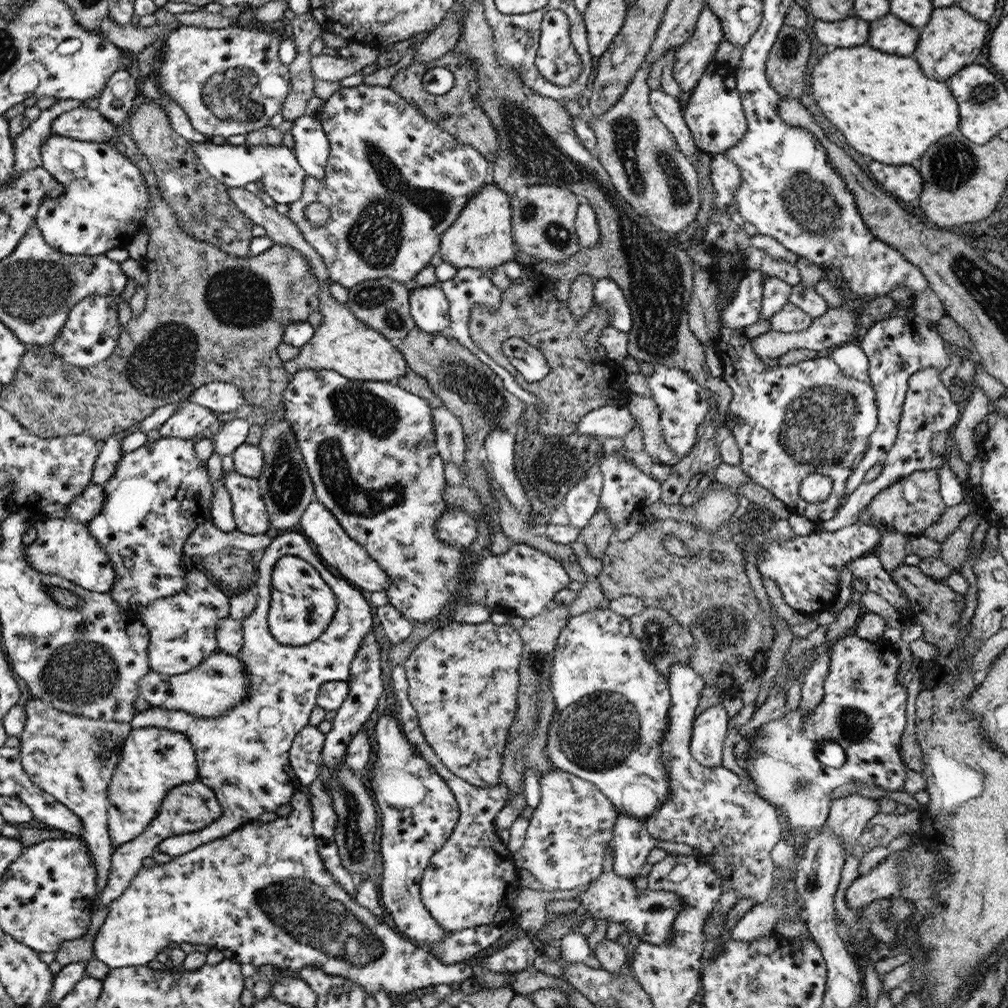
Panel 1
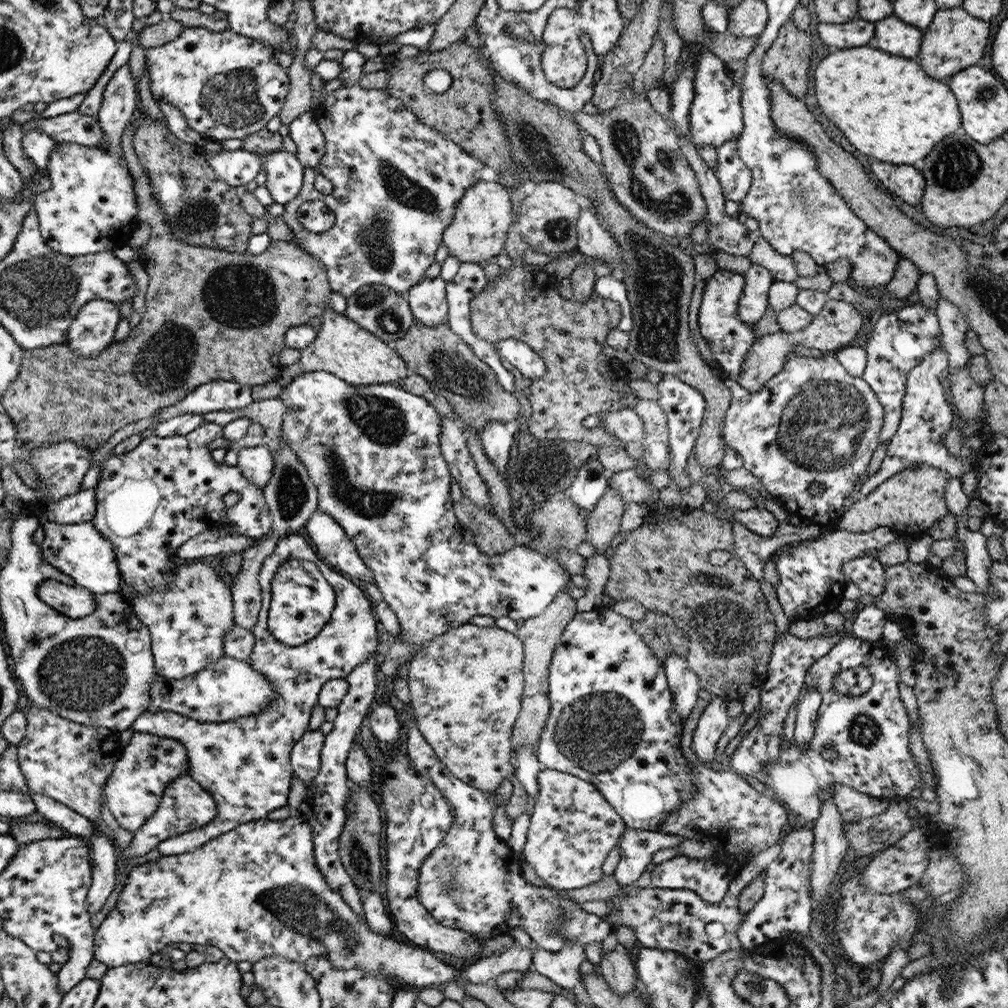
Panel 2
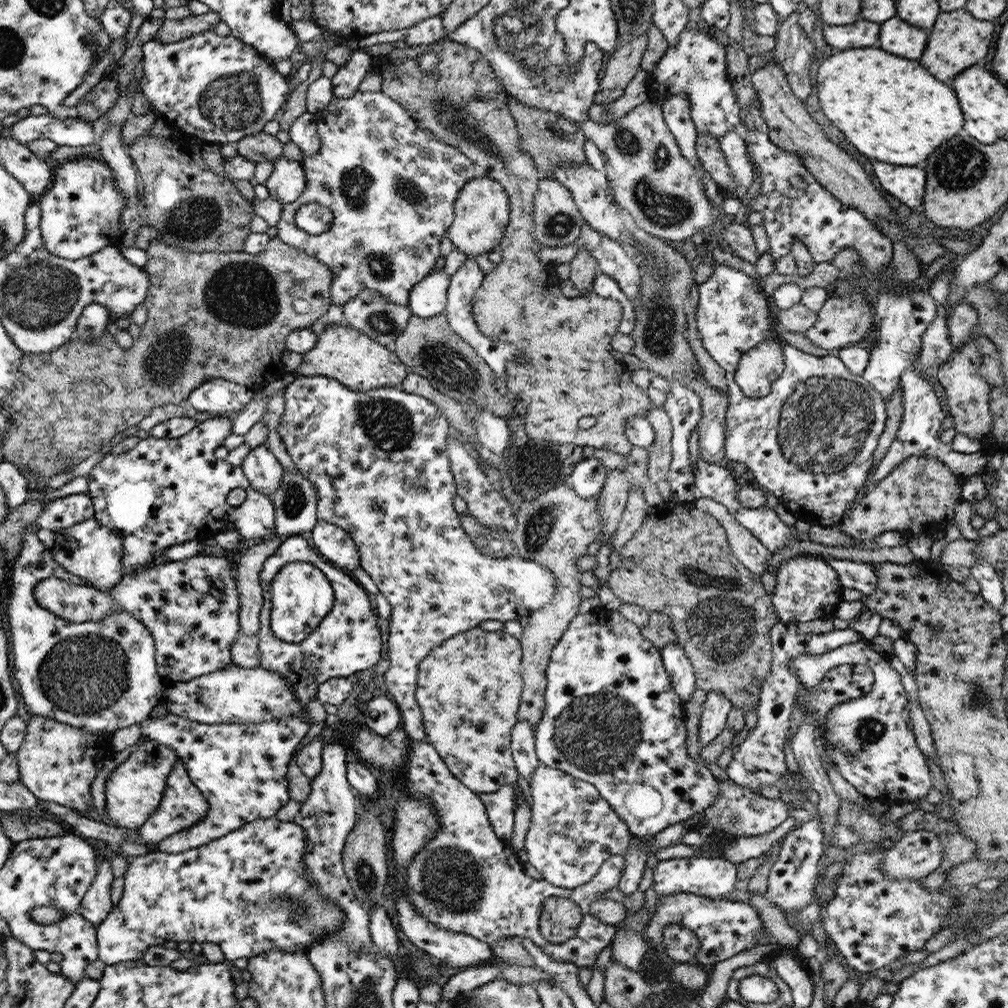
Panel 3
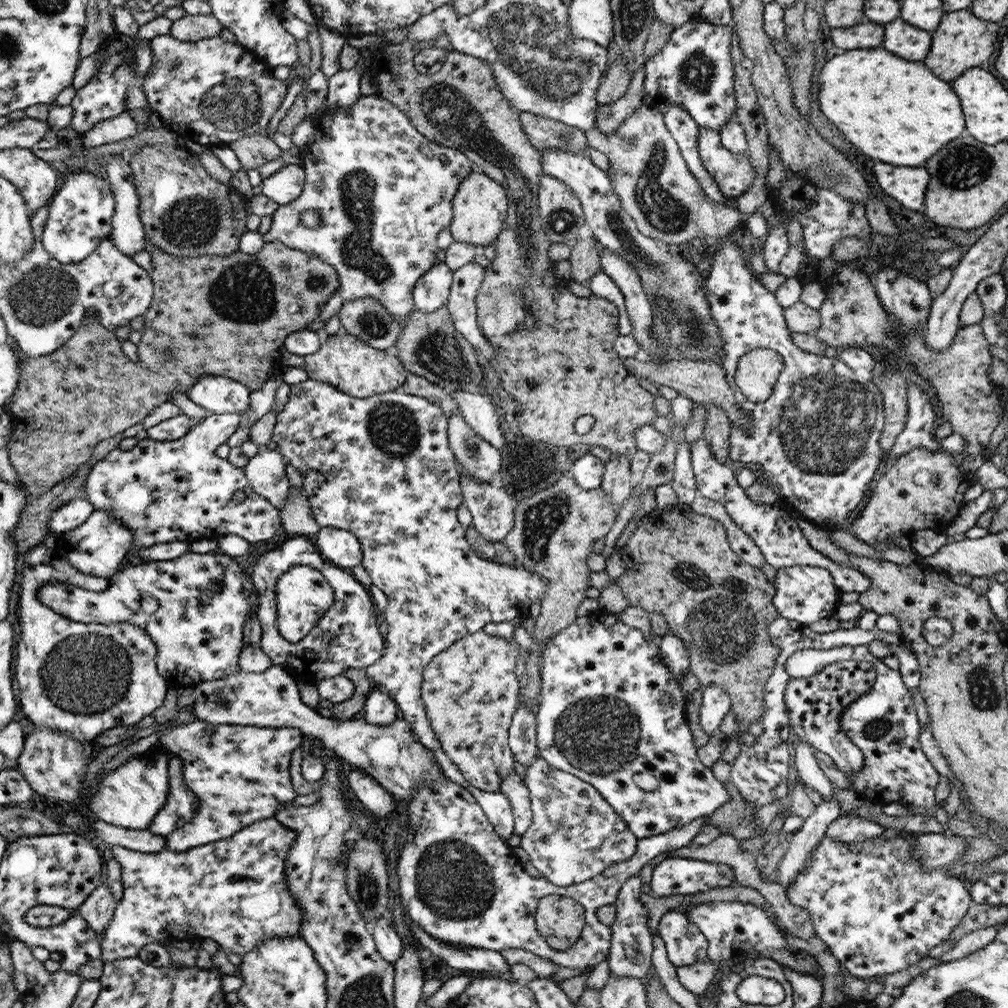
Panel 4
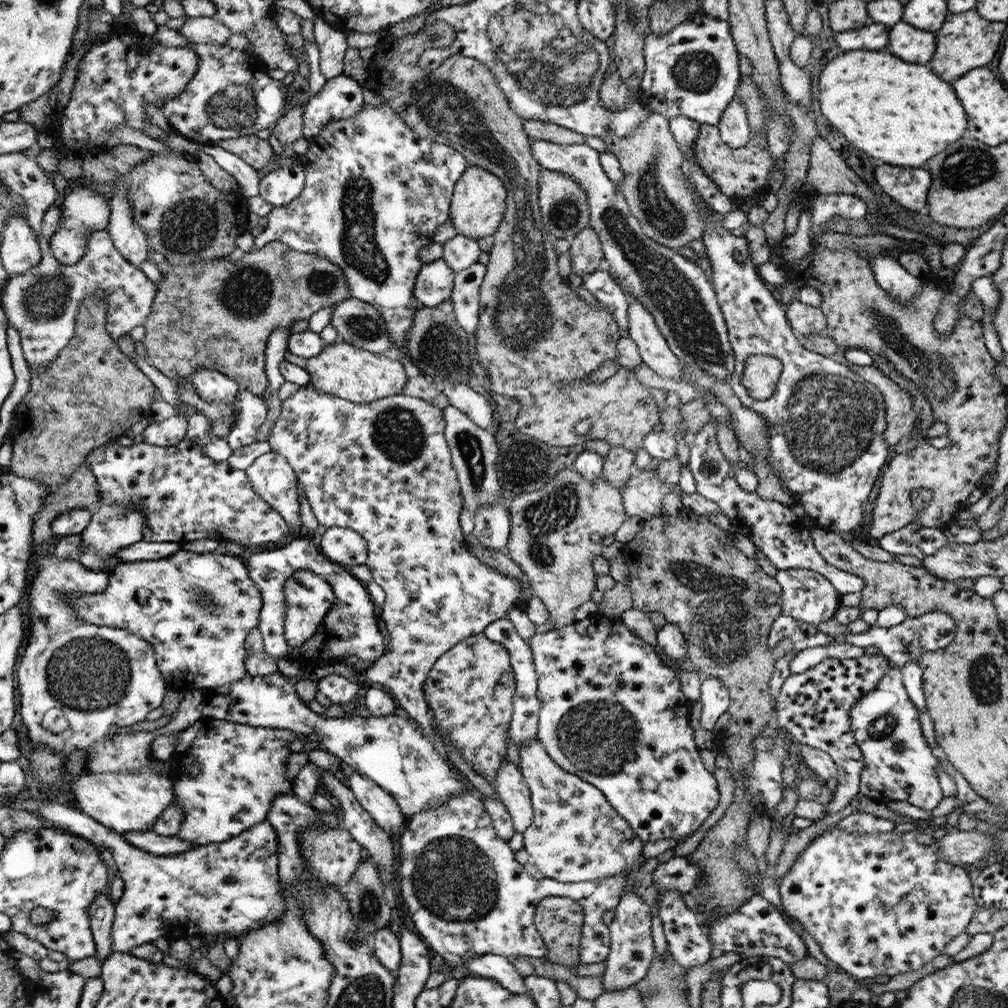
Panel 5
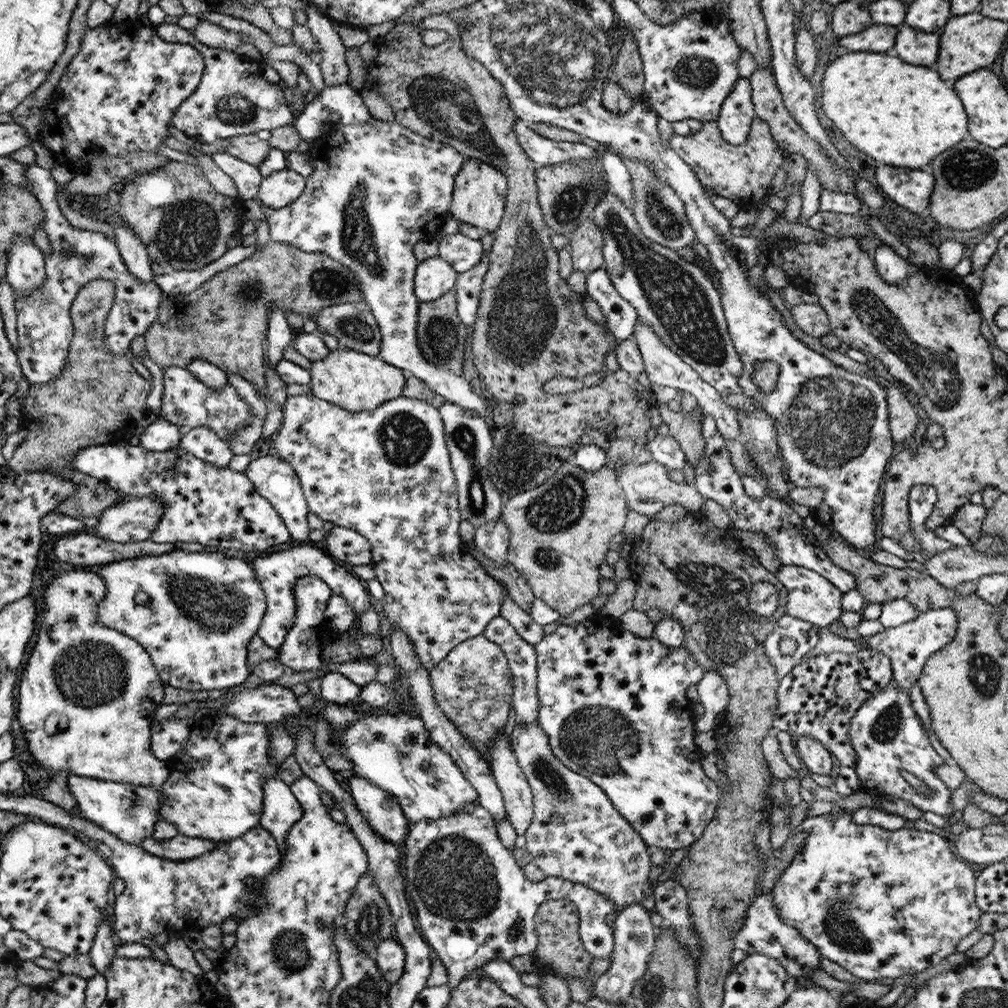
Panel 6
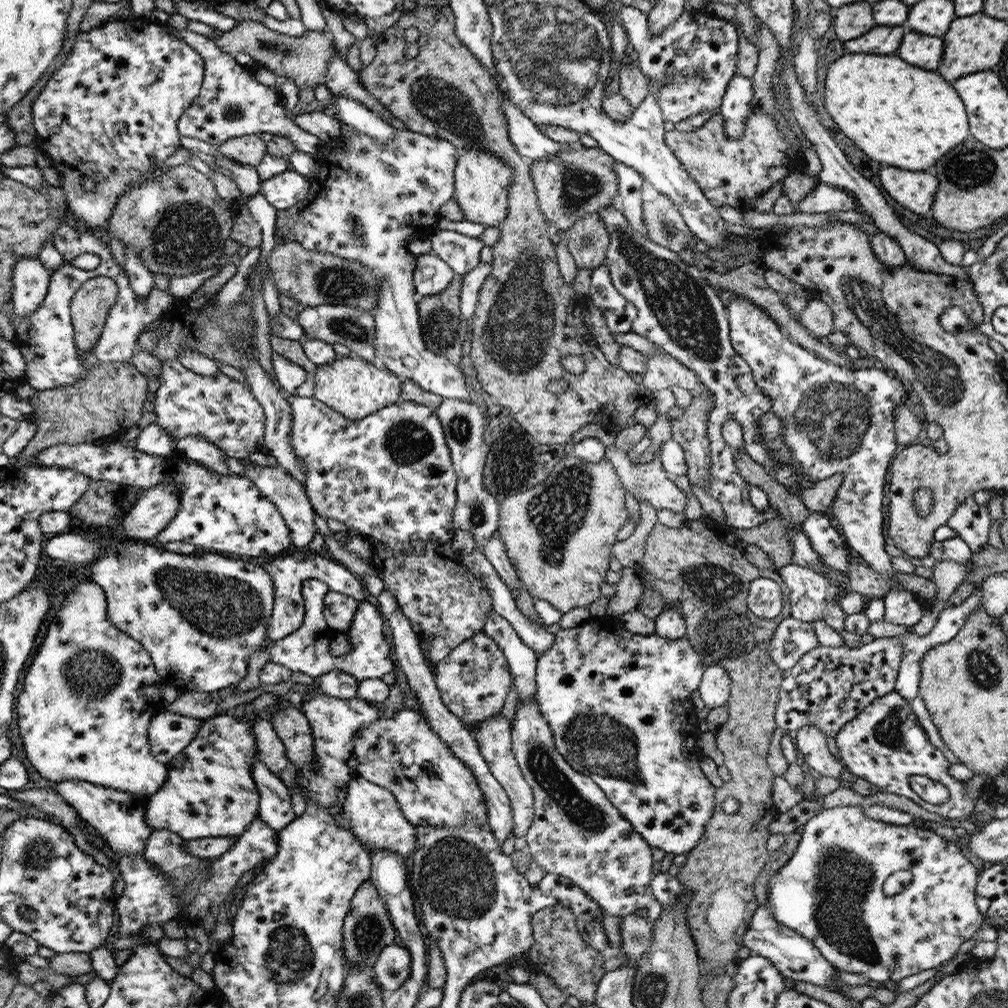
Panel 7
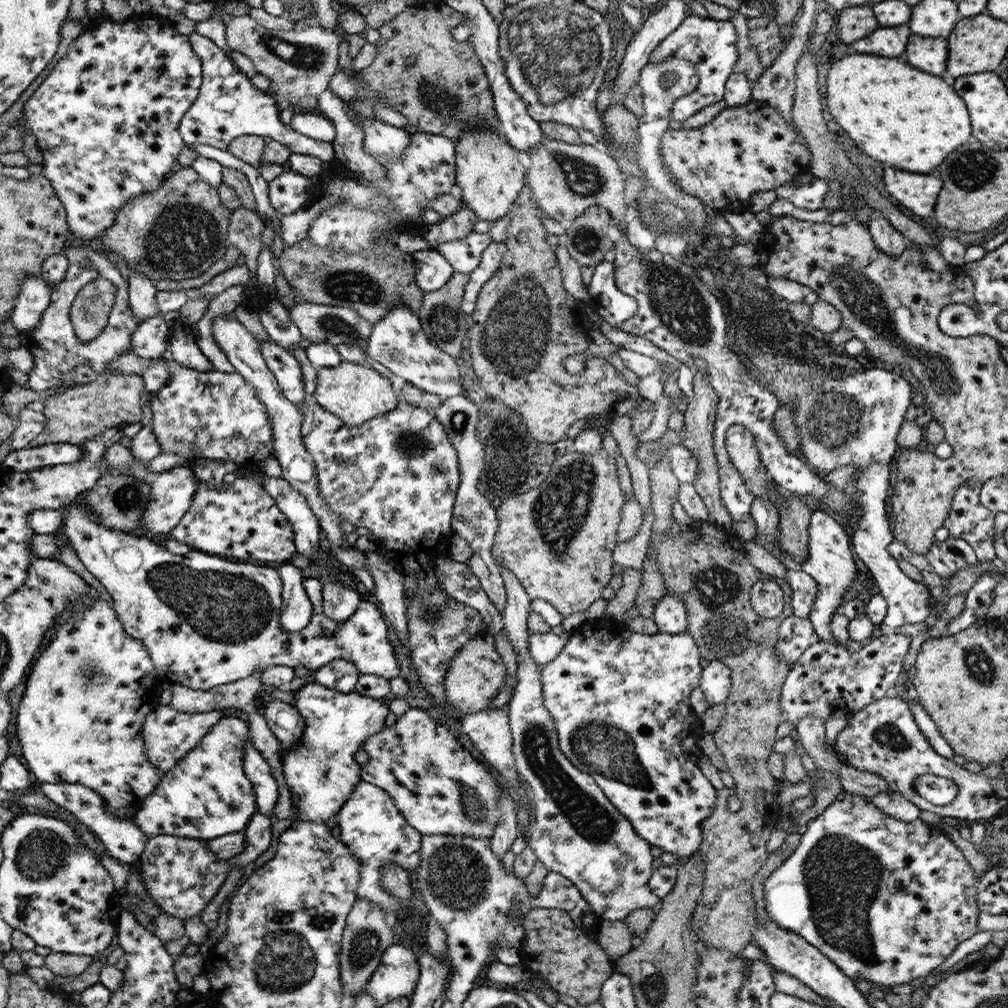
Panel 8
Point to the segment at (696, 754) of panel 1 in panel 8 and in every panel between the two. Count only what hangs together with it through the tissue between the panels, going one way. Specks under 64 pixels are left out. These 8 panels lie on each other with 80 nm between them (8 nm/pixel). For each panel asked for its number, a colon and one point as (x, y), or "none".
2: (714, 720)
3: (712, 721)
4: (716, 703)
5: (714, 699)
6: (714, 694)
7: (715, 687)
8: (715, 682)

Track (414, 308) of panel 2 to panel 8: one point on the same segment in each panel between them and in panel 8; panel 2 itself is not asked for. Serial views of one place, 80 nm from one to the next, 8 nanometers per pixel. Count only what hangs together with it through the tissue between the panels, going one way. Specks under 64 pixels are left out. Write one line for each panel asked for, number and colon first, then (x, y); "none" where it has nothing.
3: (428, 298)
4: (432, 290)
5: (434, 283)
6: (433, 276)
7: (432, 275)
8: (431, 270)

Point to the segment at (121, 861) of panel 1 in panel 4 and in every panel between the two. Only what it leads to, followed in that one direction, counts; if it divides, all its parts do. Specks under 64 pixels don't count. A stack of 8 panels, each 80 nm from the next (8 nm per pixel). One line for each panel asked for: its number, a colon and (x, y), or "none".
2: (186, 805)
3: (183, 805)
4: (181, 805)

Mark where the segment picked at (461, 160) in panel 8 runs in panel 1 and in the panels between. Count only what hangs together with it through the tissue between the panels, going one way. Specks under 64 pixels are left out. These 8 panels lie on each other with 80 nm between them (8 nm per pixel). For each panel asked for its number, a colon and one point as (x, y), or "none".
1: (481, 237)
2: (484, 216)
3: (482, 209)
4: (480, 205)
5: (477, 207)
6: (479, 196)
7: (483, 181)

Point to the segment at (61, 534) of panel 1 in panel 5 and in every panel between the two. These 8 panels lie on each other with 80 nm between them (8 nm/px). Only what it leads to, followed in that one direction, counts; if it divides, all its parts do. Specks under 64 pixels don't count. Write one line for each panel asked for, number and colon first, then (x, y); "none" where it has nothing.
2: (79, 550)
3: (89, 550)
4: (99, 547)
5: (112, 528)

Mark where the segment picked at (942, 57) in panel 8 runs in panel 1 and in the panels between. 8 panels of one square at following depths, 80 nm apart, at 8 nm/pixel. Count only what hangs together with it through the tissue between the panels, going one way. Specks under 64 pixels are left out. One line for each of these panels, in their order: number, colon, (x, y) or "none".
1: (889, 34)
2: (892, 35)
3: (896, 36)
4: (900, 38)
5: (906, 42)
6: (914, 47)
7: (926, 52)

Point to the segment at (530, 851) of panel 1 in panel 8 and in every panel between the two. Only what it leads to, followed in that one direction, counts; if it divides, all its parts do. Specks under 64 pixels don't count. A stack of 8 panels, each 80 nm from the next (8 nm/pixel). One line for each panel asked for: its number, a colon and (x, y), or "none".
2: (573, 828)
3: (573, 831)
4: (575, 834)
5: (576, 835)
6: (576, 834)
7: (577, 832)
8: (579, 833)

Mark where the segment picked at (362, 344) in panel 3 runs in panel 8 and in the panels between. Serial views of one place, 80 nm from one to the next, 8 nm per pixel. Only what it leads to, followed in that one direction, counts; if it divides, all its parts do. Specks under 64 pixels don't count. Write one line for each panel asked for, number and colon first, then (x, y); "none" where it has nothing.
4: (357, 368)
5: (343, 370)
6: (357, 381)
7: (355, 387)
8: (356, 393)

